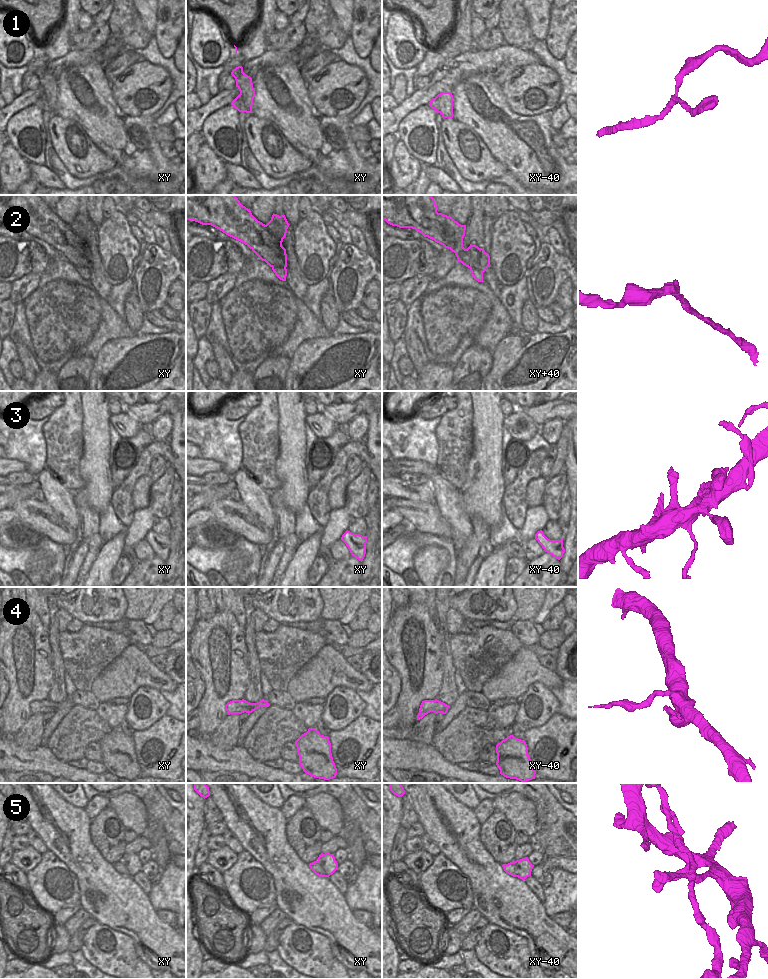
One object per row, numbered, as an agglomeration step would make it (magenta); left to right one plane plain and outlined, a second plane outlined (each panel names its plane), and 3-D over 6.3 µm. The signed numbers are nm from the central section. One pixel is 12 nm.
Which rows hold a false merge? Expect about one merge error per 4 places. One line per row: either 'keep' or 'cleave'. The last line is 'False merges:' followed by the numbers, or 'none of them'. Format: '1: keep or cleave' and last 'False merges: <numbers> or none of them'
1: keep
2: cleave
3: keep
4: cleave
5: cleave
False merges: 2, 4, 5

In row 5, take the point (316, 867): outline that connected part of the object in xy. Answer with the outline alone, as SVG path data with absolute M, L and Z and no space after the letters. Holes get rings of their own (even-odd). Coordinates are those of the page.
M314 861L309 864L310 869L318 876L320 877L326 877L326 873L322 867L322 865L319 863L319 861Z

